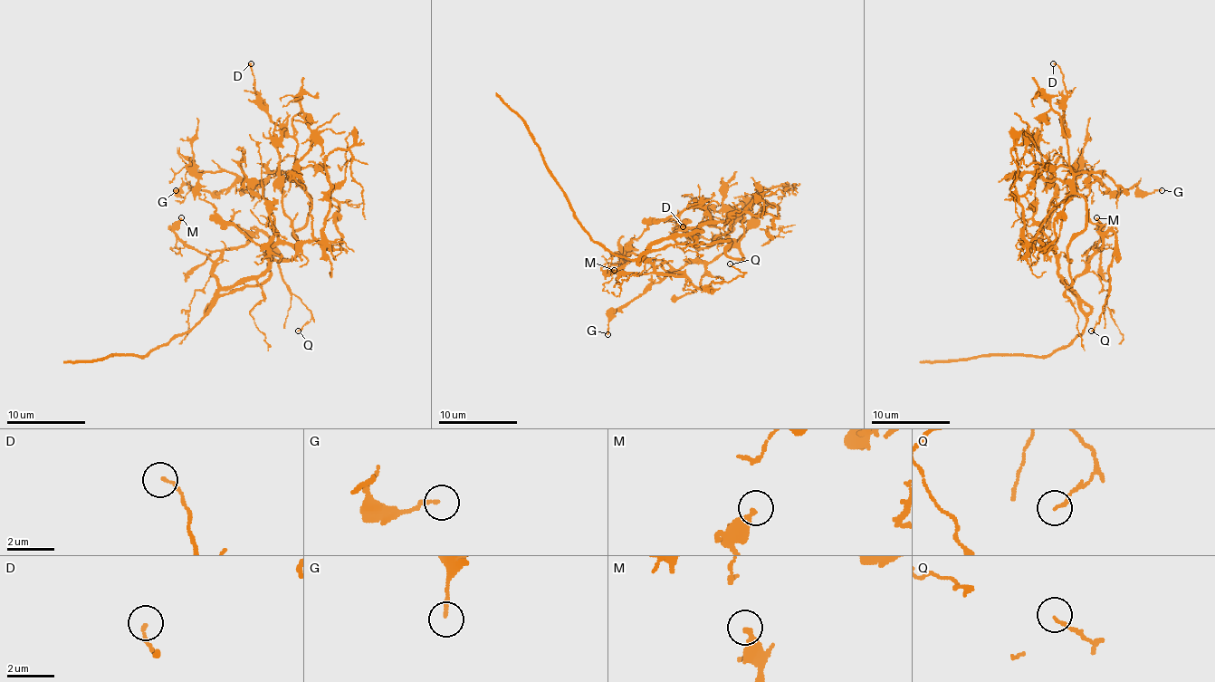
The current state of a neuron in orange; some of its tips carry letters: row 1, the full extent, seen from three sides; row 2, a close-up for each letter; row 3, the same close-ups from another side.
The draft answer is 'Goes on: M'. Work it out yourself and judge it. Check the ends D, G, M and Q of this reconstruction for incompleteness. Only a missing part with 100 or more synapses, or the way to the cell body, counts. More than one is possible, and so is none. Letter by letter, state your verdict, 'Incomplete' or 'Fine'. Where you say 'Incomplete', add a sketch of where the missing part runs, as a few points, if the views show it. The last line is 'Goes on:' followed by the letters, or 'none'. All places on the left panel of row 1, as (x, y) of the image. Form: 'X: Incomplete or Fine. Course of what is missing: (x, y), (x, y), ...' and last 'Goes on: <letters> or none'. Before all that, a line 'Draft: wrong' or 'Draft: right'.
Draft: wrong
D: Fine
G: Fine
M: Fine
Q: Fine
Goes on: none

